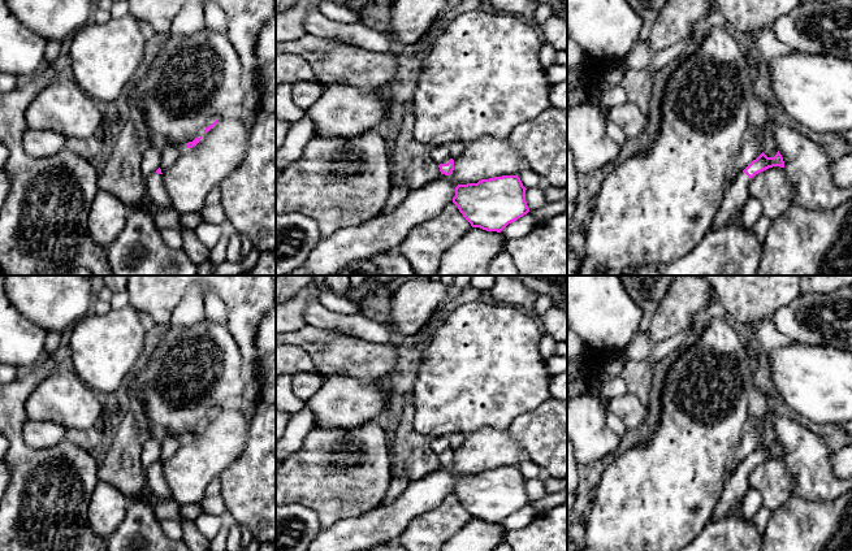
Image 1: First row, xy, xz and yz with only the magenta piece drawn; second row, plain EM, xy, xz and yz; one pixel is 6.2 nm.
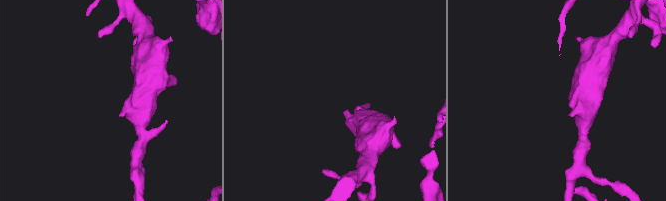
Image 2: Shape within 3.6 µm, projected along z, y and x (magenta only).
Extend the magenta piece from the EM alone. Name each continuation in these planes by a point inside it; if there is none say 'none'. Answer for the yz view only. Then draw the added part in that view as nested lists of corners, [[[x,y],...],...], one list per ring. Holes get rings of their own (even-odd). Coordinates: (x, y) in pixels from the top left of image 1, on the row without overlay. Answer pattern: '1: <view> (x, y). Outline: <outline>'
1: yz (736, 486). Outline: [[[745,464],[739,465],[732,477],[726,482],[709,522],[718,521],[739,509],[740,502],[749,487],[751,470]]]

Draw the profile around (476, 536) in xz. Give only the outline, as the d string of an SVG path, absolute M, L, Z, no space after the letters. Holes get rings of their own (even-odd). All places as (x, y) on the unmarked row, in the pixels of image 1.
M471 519L445 542L441 551L492 551L503 542L505 533L502 524Z

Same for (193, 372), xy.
M203 318L190 327L168 326L166 334L160 338L151 355L140 363L138 370L124 385L133 404L137 425L143 434L157 431L160 437L170 434L186 441L189 433L204 426L207 417L239 400L247 382L243 378L242 360L237 342L226 325Z

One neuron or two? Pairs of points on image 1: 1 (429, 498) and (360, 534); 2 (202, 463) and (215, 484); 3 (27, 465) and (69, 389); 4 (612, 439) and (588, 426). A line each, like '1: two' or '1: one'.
1: one
2: two
3: two
4: one

